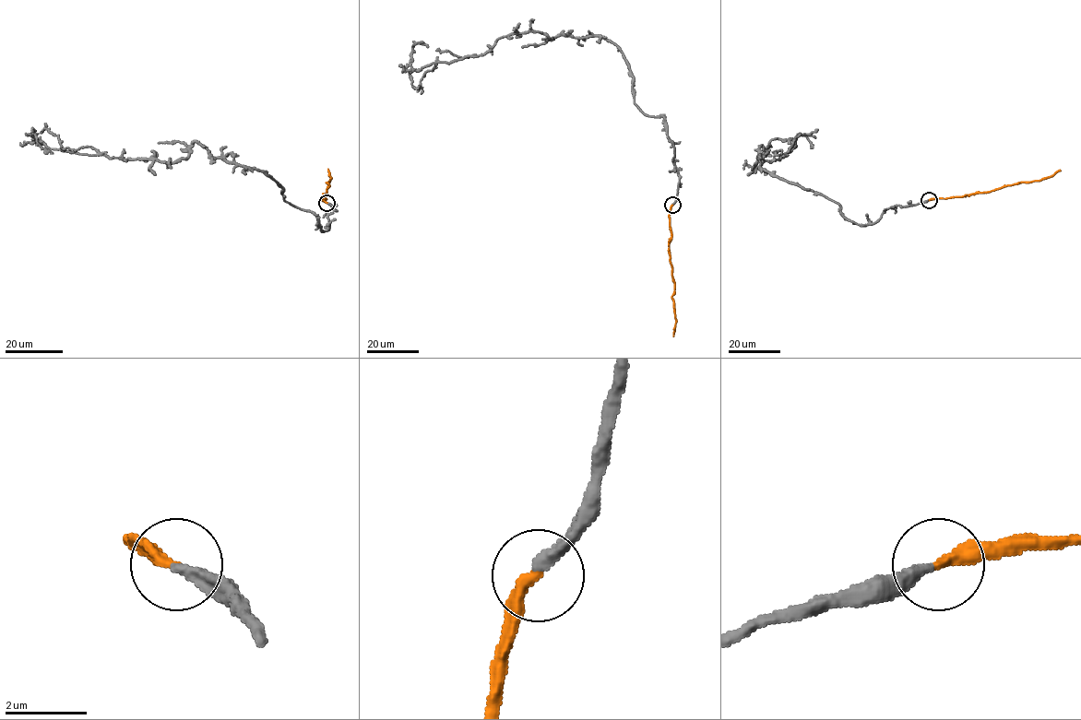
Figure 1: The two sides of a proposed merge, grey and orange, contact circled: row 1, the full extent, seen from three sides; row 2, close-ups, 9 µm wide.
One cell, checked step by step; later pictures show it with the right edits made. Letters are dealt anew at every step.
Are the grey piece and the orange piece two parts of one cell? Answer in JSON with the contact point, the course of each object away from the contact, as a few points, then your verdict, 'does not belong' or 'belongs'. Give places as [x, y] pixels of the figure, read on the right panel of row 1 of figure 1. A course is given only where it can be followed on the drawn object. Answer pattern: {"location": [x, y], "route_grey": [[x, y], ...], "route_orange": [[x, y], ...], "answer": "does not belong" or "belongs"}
{"location": [929, 200], "route_grey": [[929, 200], [858, 224], [762, 169], [762, 145], [755, 164], [784, 157], [788, 141], [772, 139], [771, 156]], "route_orange": [[930, 200], [989, 192], [1021, 182], [1046, 179], [1060, 170]], "answer": "belongs"}

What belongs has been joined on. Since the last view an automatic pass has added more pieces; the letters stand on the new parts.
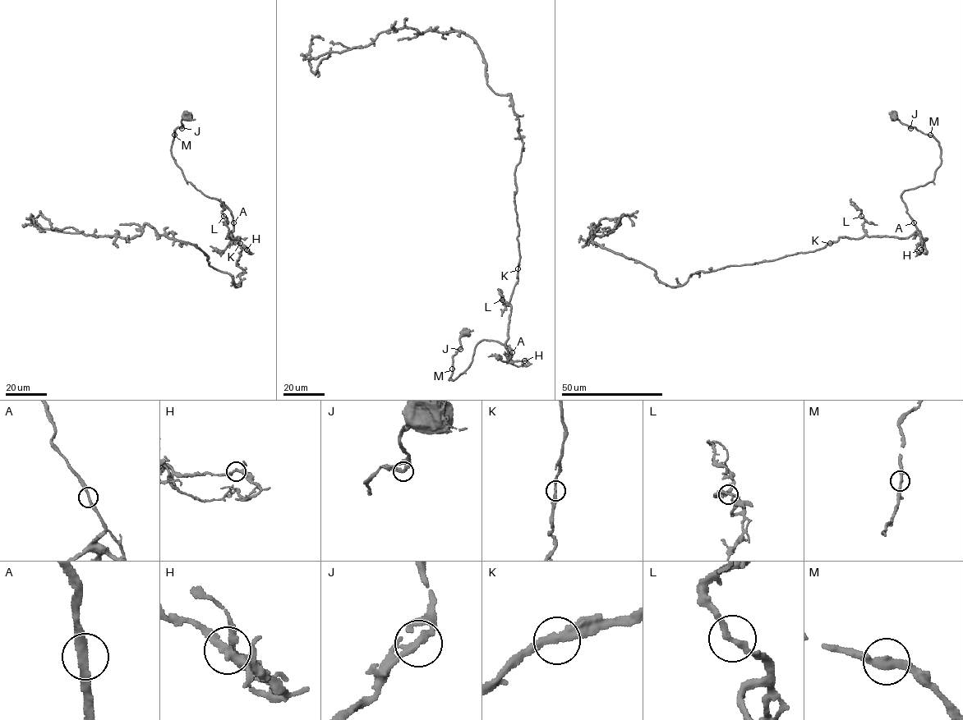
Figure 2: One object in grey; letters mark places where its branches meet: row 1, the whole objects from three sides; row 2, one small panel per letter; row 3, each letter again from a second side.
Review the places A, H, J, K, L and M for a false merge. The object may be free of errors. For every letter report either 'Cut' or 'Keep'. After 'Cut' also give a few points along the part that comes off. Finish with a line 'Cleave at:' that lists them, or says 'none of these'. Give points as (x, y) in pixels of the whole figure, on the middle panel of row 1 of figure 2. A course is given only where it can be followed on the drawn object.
A: Keep
H: Keep
J: Keep
K: Keep
L: Keep
M: Keep
Cleave at: none of these

